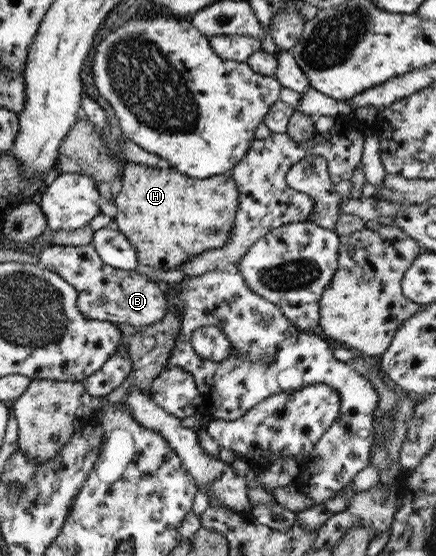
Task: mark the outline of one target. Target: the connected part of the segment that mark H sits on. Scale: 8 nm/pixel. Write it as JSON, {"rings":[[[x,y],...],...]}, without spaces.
{"rings":[[[126,162],[121,173],[122,189],[114,197],[115,229],[120,230],[137,251],[140,265],[172,270],[199,253],[218,250],[229,238],[238,213],[239,191],[230,174],[193,178],[169,167],[158,169],[141,163]]]}

